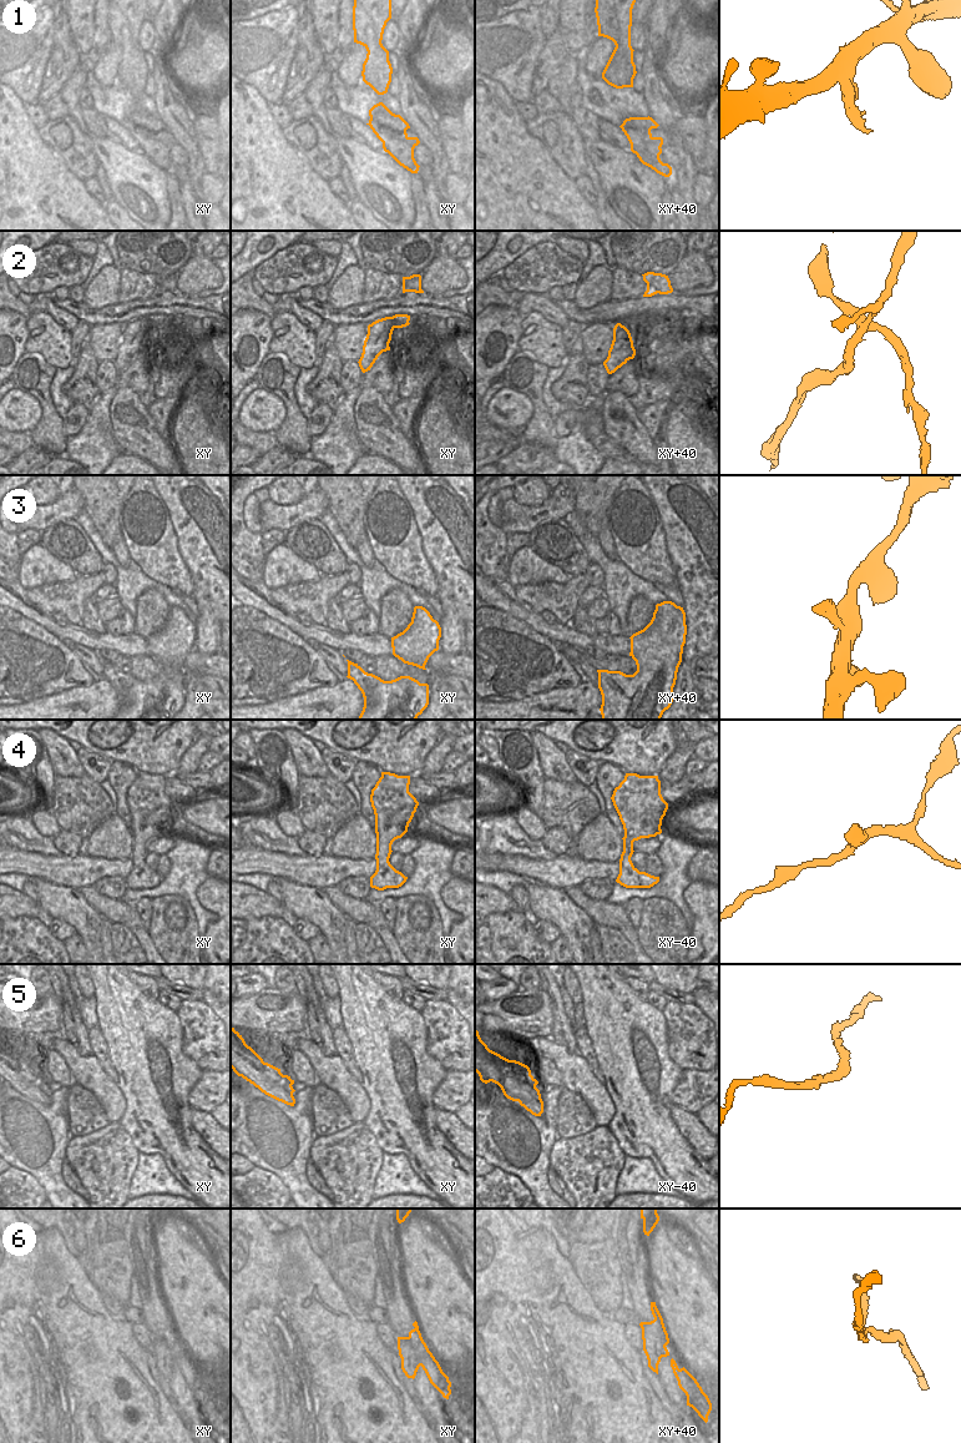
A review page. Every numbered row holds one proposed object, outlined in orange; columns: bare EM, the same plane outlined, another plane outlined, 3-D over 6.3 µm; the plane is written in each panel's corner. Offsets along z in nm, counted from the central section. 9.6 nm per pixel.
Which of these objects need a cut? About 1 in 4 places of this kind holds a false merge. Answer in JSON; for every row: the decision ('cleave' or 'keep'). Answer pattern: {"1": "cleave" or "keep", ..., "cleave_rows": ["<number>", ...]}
{"1": "cleave", "2": "cleave", "3": "keep", "4": "keep", "5": "keep", "6": "cleave", "cleave_rows": ["1", "2", "6"]}

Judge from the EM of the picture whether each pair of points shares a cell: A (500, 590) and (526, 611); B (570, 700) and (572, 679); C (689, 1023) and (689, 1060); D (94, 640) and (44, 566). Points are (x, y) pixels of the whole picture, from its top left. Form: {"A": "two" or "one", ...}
{"A": "one", "B": "two", "C": "one", "D": "two"}

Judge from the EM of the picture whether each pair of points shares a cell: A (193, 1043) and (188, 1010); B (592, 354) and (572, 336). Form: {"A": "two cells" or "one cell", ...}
{"A": "one cell", "B": "two cells"}

